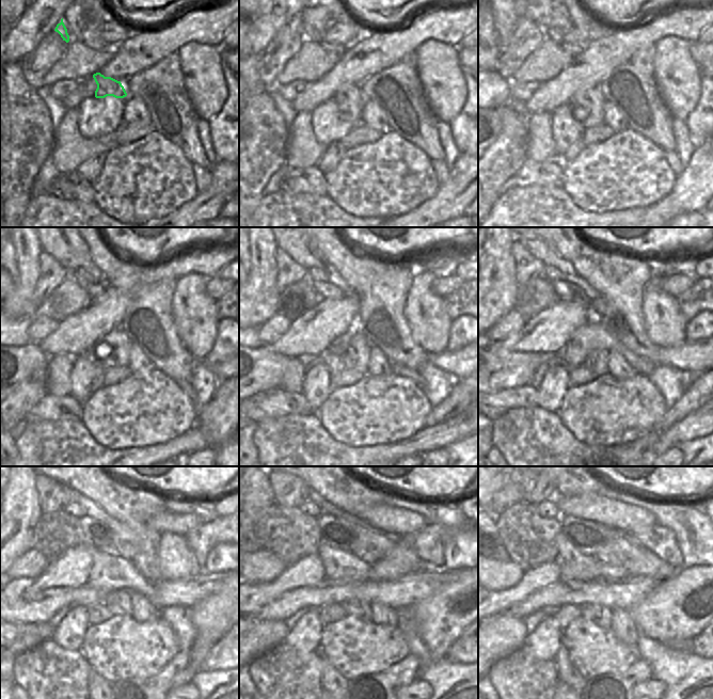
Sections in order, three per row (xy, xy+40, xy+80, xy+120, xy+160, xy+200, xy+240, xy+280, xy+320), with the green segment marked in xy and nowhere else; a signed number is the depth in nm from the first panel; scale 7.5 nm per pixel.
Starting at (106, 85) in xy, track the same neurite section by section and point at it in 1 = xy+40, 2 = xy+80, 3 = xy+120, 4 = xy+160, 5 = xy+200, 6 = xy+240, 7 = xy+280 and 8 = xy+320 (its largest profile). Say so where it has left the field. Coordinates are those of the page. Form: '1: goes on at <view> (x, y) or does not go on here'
1: goes on at xy+40 (350, 100)
2: goes on at xy+80 (587, 105)
3: goes on at xy+120 (112, 350)
4: goes on at xy+160 (348, 352)
5: goes on at xy+200 (590, 355)
6: goes on at xy+240 (117, 600)
7: goes on at xy+280 (360, 608)
8: goes on at xy+320 (600, 615)

